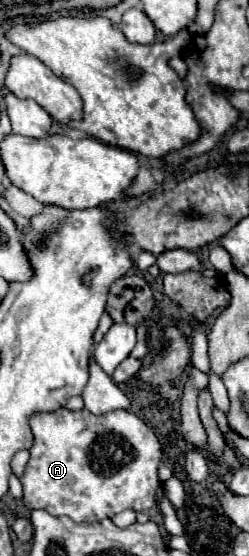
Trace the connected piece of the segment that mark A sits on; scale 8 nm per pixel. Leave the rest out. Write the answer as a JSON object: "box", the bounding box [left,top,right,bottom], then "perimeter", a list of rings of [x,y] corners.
{"box":[20,407,162,523],"perimeter":[[[62,407],[54,413],[34,415],[30,427],[34,445],[26,473],[20,477],[28,509],[66,515],[76,523],[94,523],[124,509],[140,513],[156,505],[162,445],[154,429],[134,413],[110,411],[92,415],[88,409],[68,411]]]}

